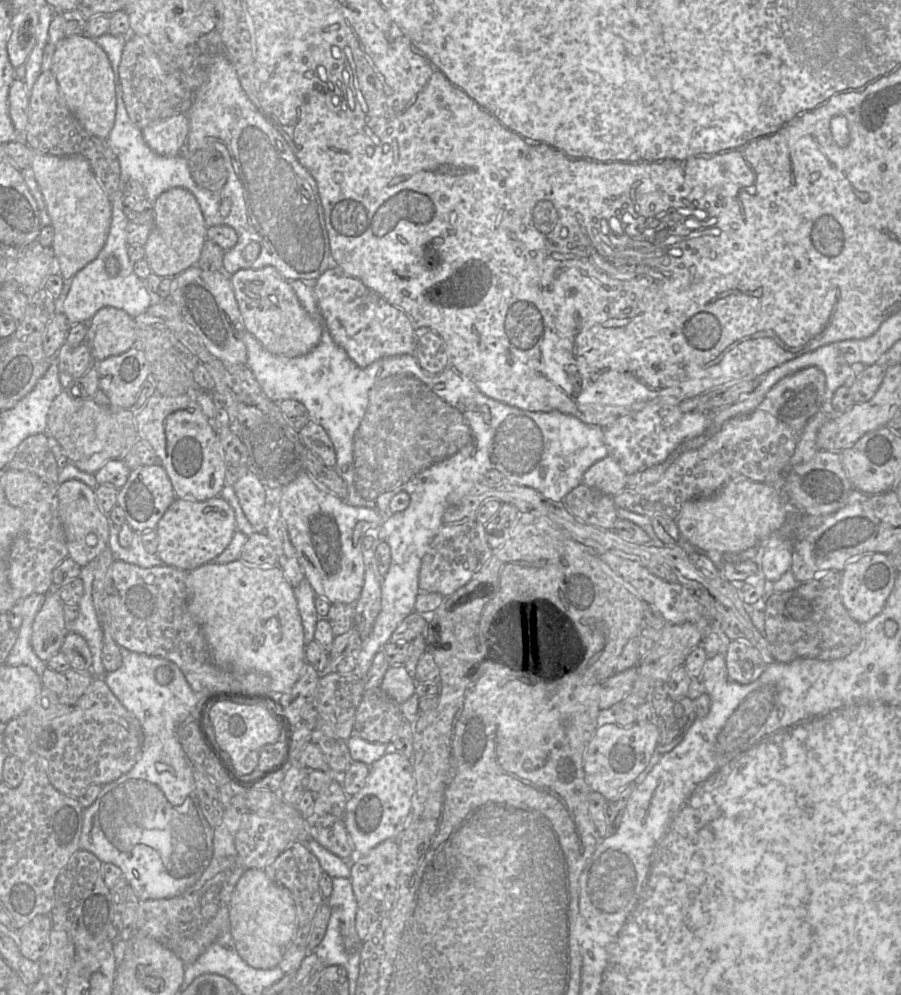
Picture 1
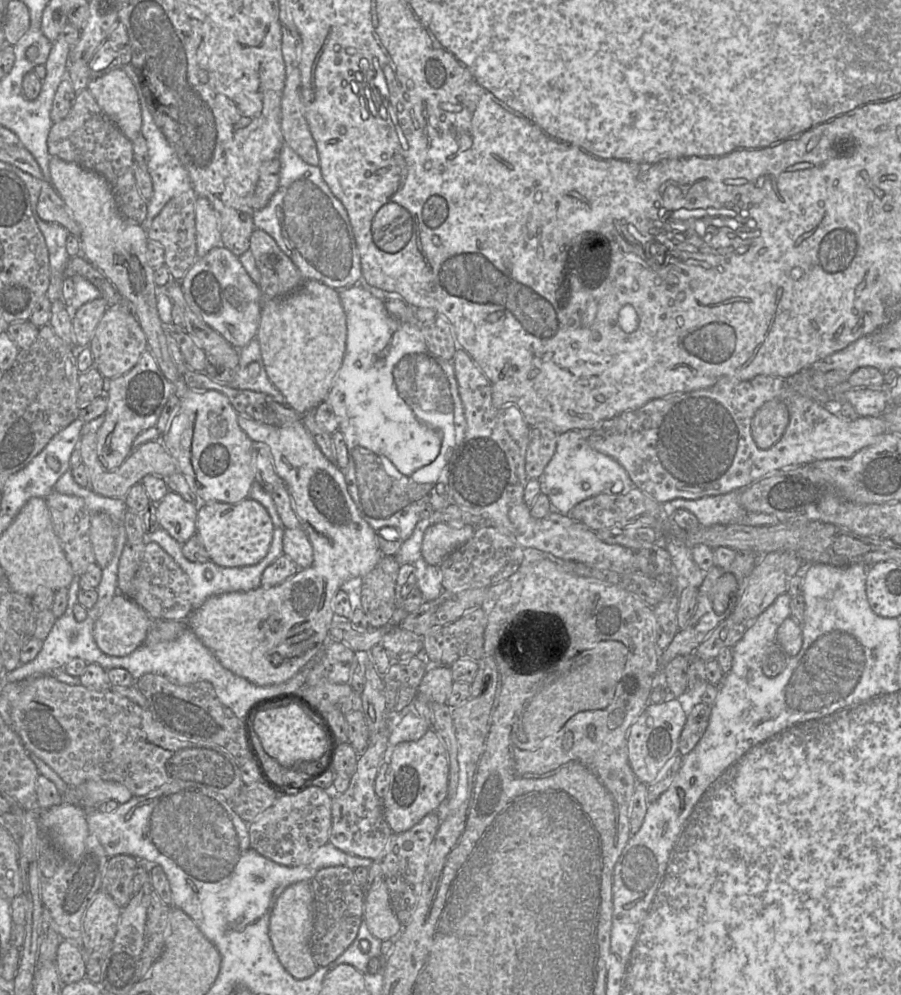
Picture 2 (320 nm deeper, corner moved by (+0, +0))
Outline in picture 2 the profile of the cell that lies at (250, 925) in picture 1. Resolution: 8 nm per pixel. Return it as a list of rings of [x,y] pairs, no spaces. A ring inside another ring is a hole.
[[[310,882],[290,885],[277,899],[269,923],[269,936],[279,961],[295,979],[305,979],[317,970],[310,947],[314,919],[314,900]]]

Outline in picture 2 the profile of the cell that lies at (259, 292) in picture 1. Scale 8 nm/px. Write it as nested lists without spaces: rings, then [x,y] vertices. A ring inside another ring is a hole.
[[[305,279],[302,286],[293,292],[275,299],[263,301],[256,334],[261,357],[271,383],[284,397],[284,404],[299,415],[313,411],[325,401],[334,379],[342,365],[347,338],[346,315],[339,291],[319,281]]]

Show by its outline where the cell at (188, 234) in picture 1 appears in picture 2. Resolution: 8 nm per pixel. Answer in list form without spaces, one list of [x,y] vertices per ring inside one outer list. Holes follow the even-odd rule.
[[[197,197],[195,201],[195,227],[198,258],[221,245],[218,216],[204,197]]]

